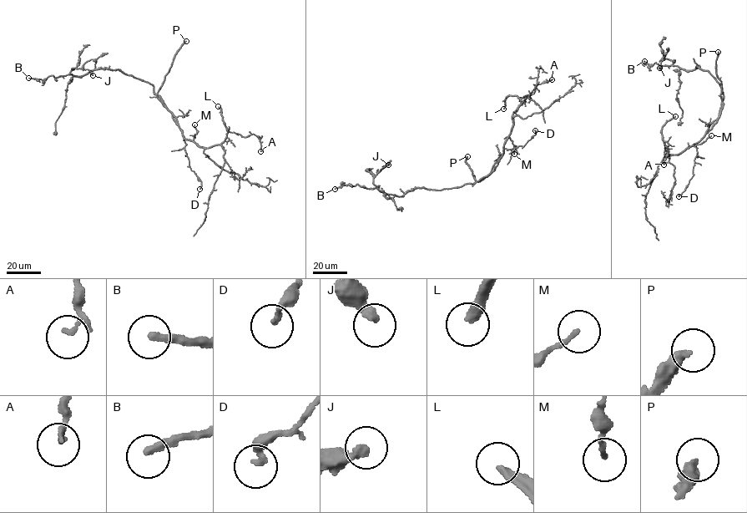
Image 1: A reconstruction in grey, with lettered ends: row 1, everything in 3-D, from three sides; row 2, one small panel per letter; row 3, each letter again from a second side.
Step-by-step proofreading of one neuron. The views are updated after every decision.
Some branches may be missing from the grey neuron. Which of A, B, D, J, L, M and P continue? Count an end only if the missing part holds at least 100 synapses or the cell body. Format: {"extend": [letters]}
{"extend": ["B", "L", "P"]}

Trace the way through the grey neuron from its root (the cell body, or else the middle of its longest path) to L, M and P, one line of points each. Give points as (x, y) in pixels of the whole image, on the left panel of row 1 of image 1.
L: (168, 110), (184, 138), (208, 148), (219, 144), (226, 135), (227, 128), (218, 106)
M: (168, 110), (184, 138), (193, 140), (197, 132), (194, 124)
P: (168, 110), (157, 97), (157, 92), (174, 54), (186, 41)

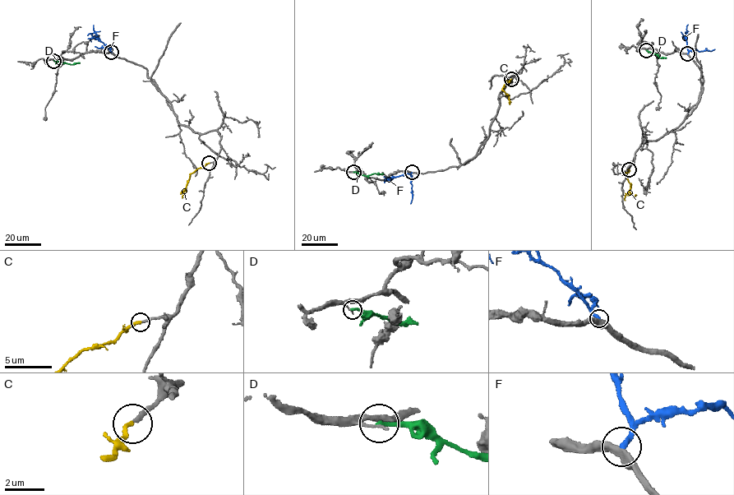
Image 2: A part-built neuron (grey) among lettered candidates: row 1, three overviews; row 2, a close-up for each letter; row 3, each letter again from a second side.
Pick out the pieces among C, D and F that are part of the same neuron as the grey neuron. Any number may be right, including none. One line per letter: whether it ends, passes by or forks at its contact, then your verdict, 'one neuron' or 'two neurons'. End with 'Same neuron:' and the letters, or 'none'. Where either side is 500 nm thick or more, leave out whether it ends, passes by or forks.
C: it ends there; one neuron
D: it ends there; two neurons
F: it ends there; two neurons
Same neuron: C

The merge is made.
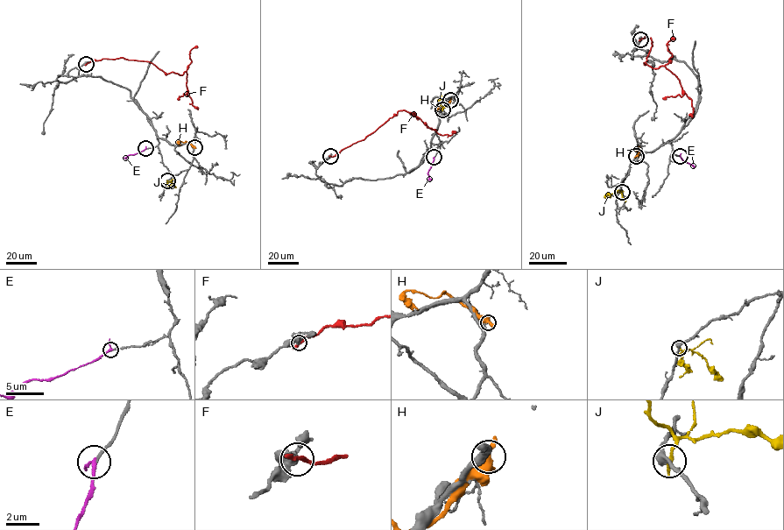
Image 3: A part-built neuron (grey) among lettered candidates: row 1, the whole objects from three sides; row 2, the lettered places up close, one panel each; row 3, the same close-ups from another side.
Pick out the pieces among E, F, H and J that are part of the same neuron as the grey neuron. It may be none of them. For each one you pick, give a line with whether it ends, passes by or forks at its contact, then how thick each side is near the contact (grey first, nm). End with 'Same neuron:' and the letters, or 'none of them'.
E: It passes by. Thickness 160 nm (grey) against 170 nm
Same neuron: E

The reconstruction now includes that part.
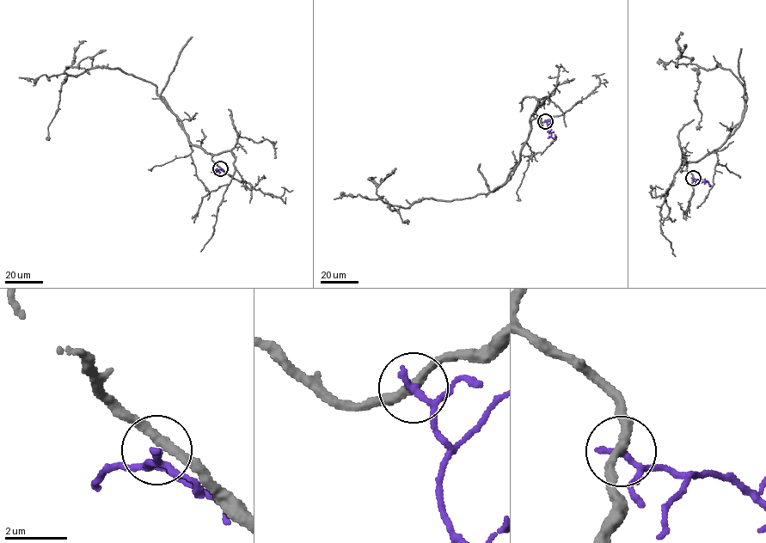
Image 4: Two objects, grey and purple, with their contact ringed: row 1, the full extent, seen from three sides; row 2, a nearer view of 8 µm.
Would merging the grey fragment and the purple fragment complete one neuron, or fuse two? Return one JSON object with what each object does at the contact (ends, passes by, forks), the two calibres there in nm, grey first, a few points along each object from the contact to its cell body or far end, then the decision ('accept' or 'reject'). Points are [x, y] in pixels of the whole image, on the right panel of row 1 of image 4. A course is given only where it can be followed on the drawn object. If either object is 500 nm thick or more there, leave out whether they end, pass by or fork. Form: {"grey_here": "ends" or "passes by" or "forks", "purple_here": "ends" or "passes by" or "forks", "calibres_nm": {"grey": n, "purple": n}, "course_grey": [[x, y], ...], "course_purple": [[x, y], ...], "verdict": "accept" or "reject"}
{"grey_here": "passes by", "purple_here": "passes by", "calibres_nm": {"grey": 280, "purple": 180}, "course_grey": [[693, 177], [687, 163], [732, 135], [746, 99], [738, 79], [717, 64], [698, 69], [696, 129]], "course_purple": [[693, 178], [707, 181], [710, 186]], "verdict": "reject"}

